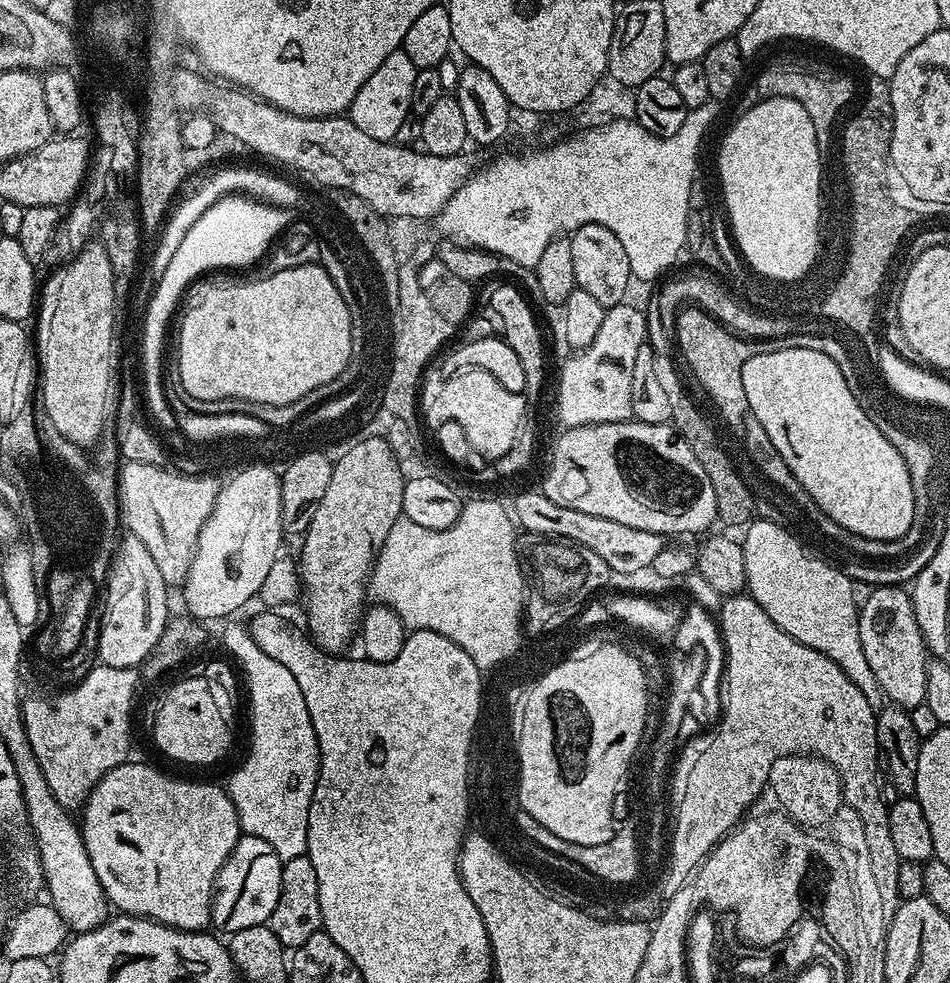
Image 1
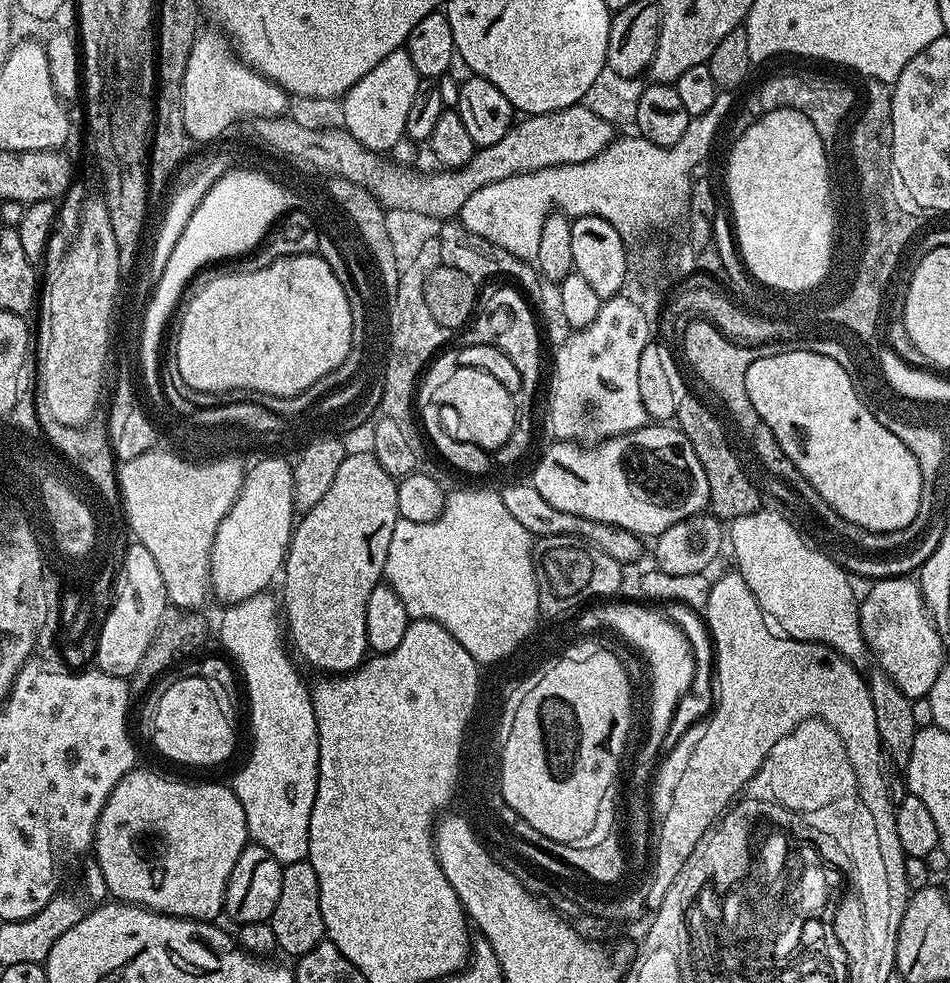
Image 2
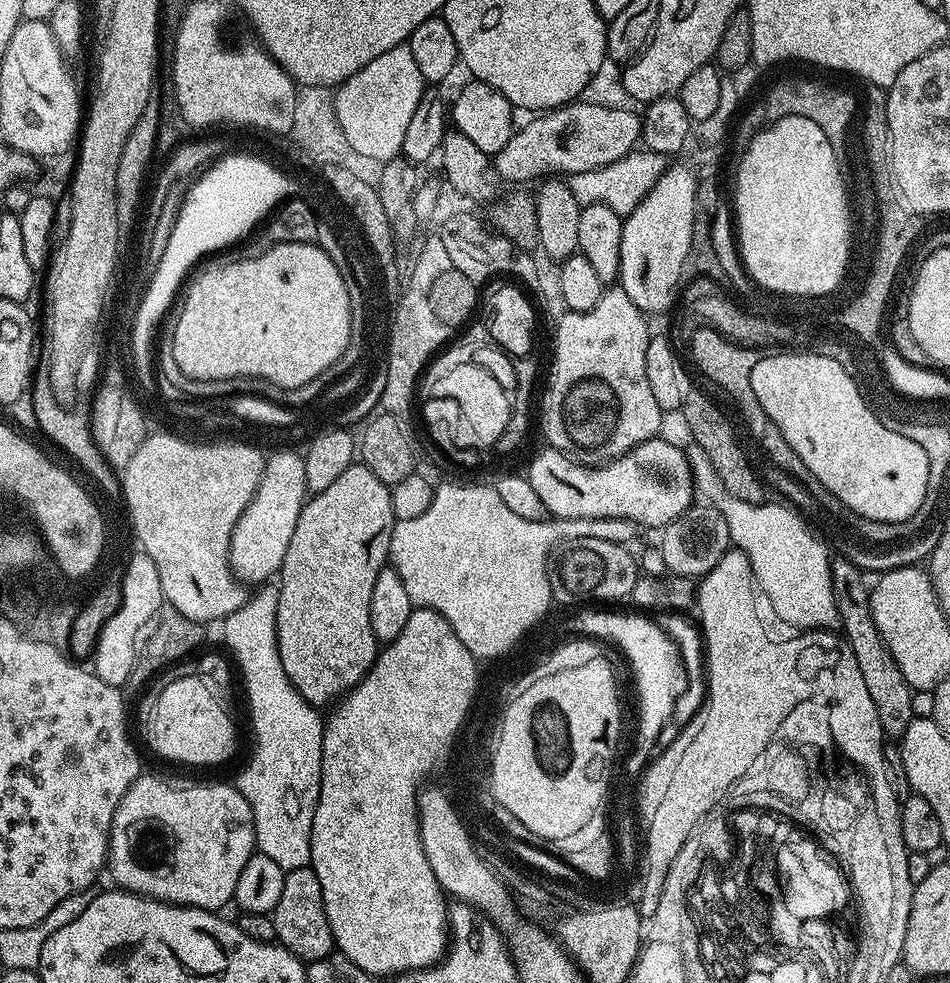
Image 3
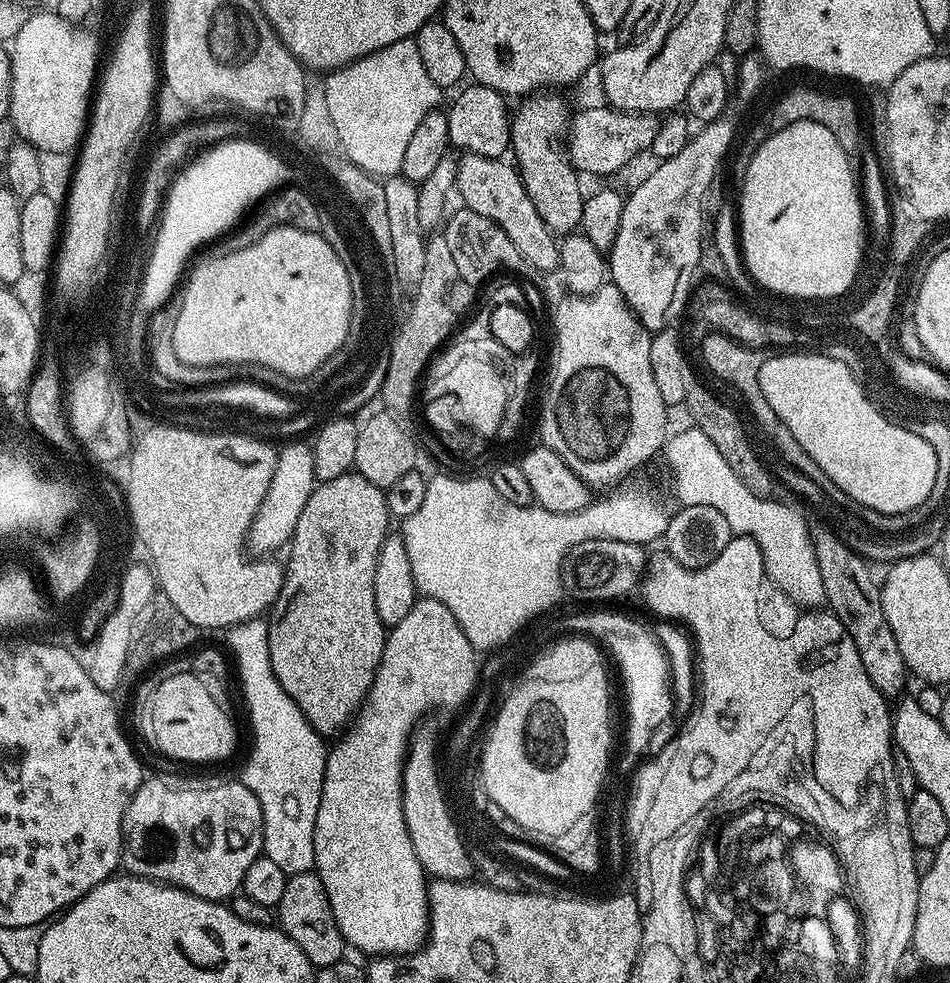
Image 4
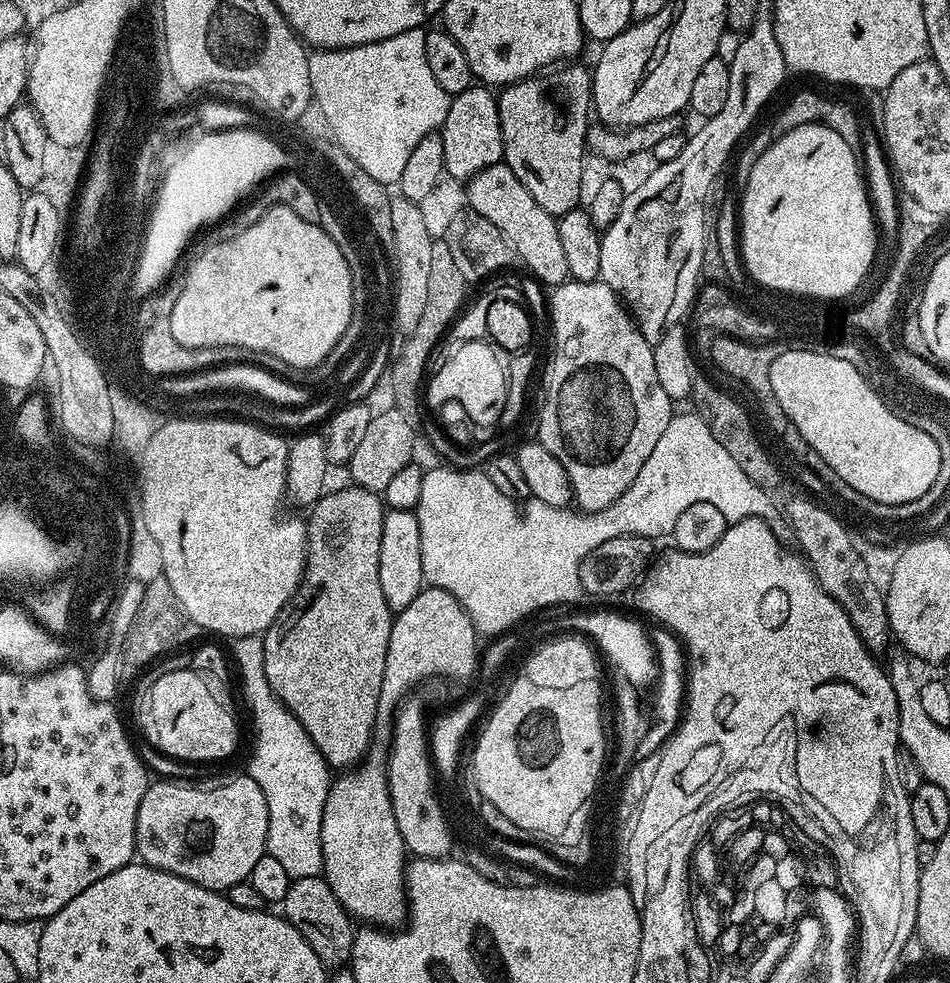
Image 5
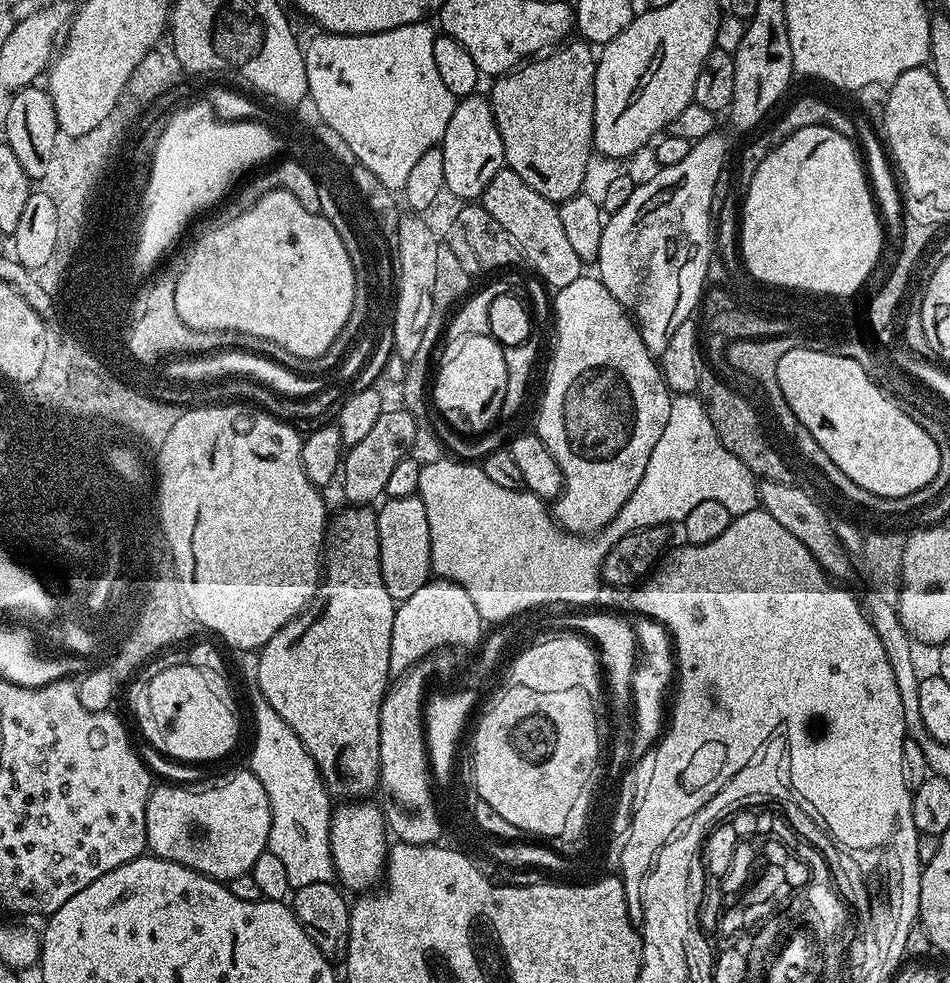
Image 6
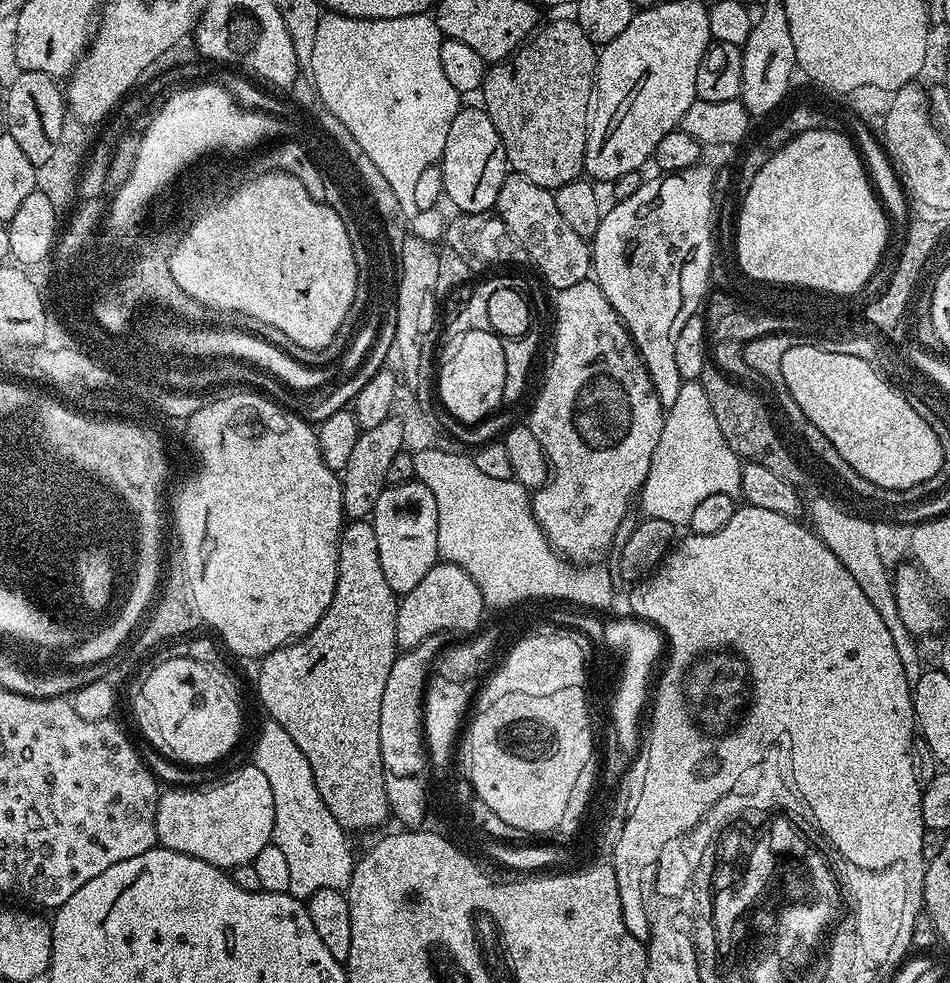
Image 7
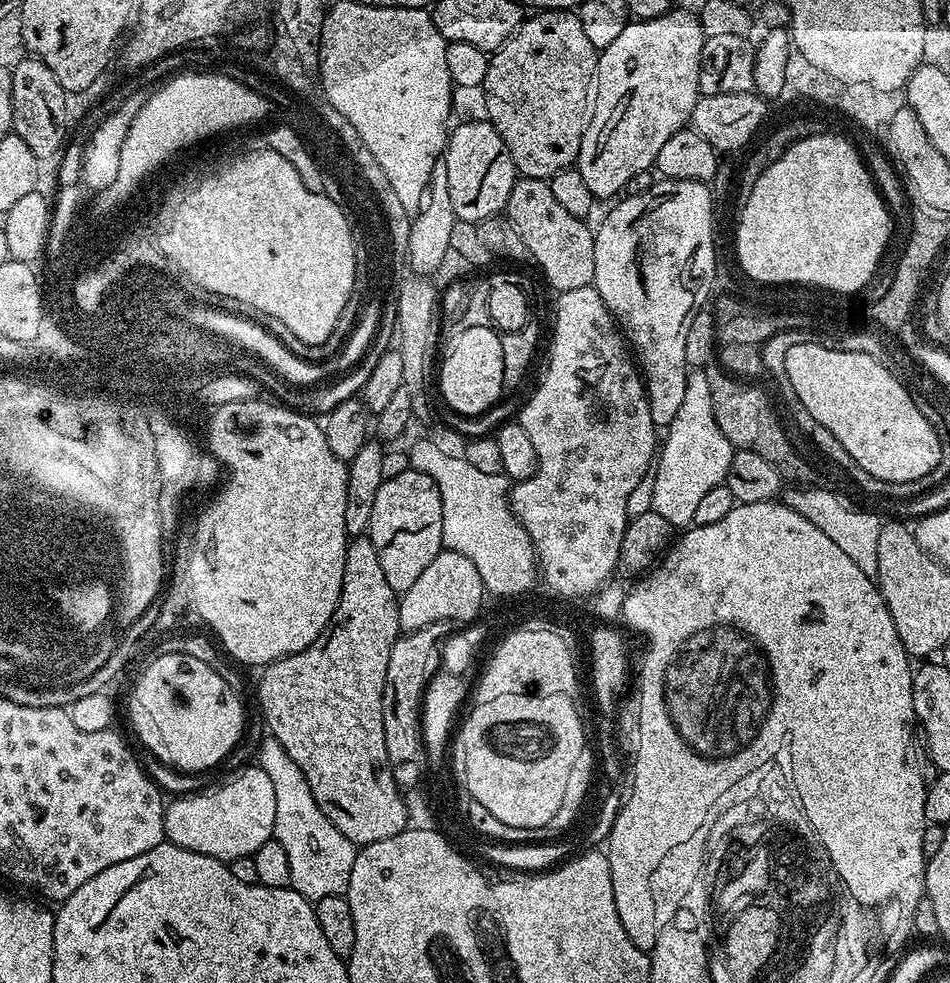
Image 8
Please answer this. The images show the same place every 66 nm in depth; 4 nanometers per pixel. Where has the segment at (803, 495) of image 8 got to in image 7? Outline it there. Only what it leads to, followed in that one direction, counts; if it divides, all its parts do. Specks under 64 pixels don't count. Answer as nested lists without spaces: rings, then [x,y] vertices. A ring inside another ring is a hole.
[[[824,496],[818,497],[809,508],[807,505],[806,516],[807,512],[809,516],[807,519],[816,535],[838,557],[842,566],[846,566],[846,570],[850,570],[850,574],[858,582],[858,586],[862,586],[866,598],[870,598],[874,610],[878,610],[878,614],[882,614],[882,622],[886,622],[886,630],[890,630],[890,638],[894,638],[894,646],[898,646],[898,658],[902,658],[902,670],[906,670],[909,681],[915,682],[922,671],[920,652],[916,649],[918,640],[906,630],[906,626],[902,626],[902,618],[898,618],[898,604],[892,589],[892,576],[890,570],[885,567],[878,556],[873,521],[871,519],[863,520],[862,517],[855,516],[854,513],[847,512],[844,508],[839,508],[834,501],[827,500]]]

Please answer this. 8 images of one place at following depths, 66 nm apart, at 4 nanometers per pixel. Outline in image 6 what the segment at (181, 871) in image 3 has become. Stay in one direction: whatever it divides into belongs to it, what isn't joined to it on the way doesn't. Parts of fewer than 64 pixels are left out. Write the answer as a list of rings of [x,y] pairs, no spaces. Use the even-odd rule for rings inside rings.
[[[251,770],[236,772],[225,782],[225,784],[216,784],[213,788],[200,788],[197,792],[192,788],[175,788],[172,784],[166,785],[165,788],[156,786],[153,787],[152,792],[148,795],[148,801],[146,802],[147,851],[151,853],[151,855],[160,856],[164,860],[169,860],[170,862],[178,862],[182,866],[186,866],[198,874],[208,876],[211,880],[218,880],[221,882],[227,882],[234,878],[238,878],[239,876],[247,876],[251,873],[254,862],[258,862],[258,858],[267,849],[271,825],[272,811],[270,810],[270,798],[266,798],[266,790],[262,790],[262,782],[258,782],[258,778]]]

